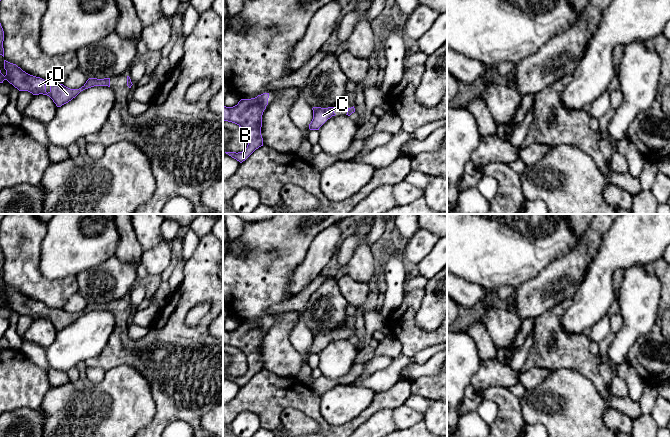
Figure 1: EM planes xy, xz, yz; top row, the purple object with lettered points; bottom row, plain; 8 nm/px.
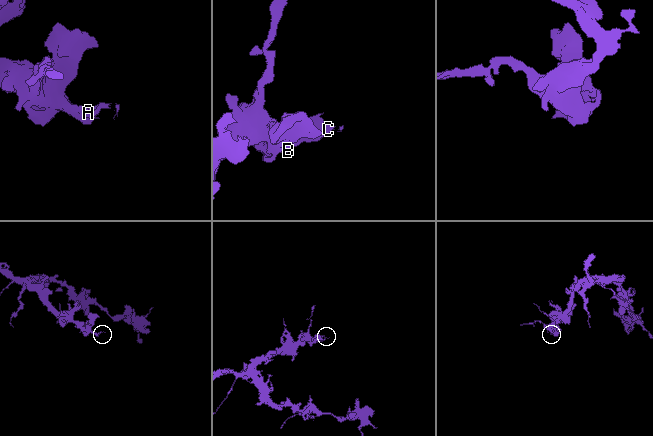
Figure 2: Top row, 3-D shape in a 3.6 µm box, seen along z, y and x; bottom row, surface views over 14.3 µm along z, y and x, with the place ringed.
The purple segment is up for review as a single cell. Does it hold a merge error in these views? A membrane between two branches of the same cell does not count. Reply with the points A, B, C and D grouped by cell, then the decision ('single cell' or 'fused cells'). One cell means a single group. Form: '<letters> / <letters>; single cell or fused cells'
A B C D; single cell

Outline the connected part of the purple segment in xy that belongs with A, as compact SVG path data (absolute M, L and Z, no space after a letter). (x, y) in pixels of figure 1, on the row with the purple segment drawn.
M4 60L4 69L6 70L6 75L4 76L0 70L0 83L7 80L19 91L28 91L33 95L47 95L53 100L57 107L61 107L62 105L68 103L85 89L94 86L110 87L110 78L89 78L79 89L70 89L63 84L51 84L50 91L47 93L46 81L44 79L30 75L16 64L10 63L6 60Z

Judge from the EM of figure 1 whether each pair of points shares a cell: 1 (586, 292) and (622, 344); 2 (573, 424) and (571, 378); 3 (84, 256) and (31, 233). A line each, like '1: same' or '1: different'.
1: different
2: same
3: different

